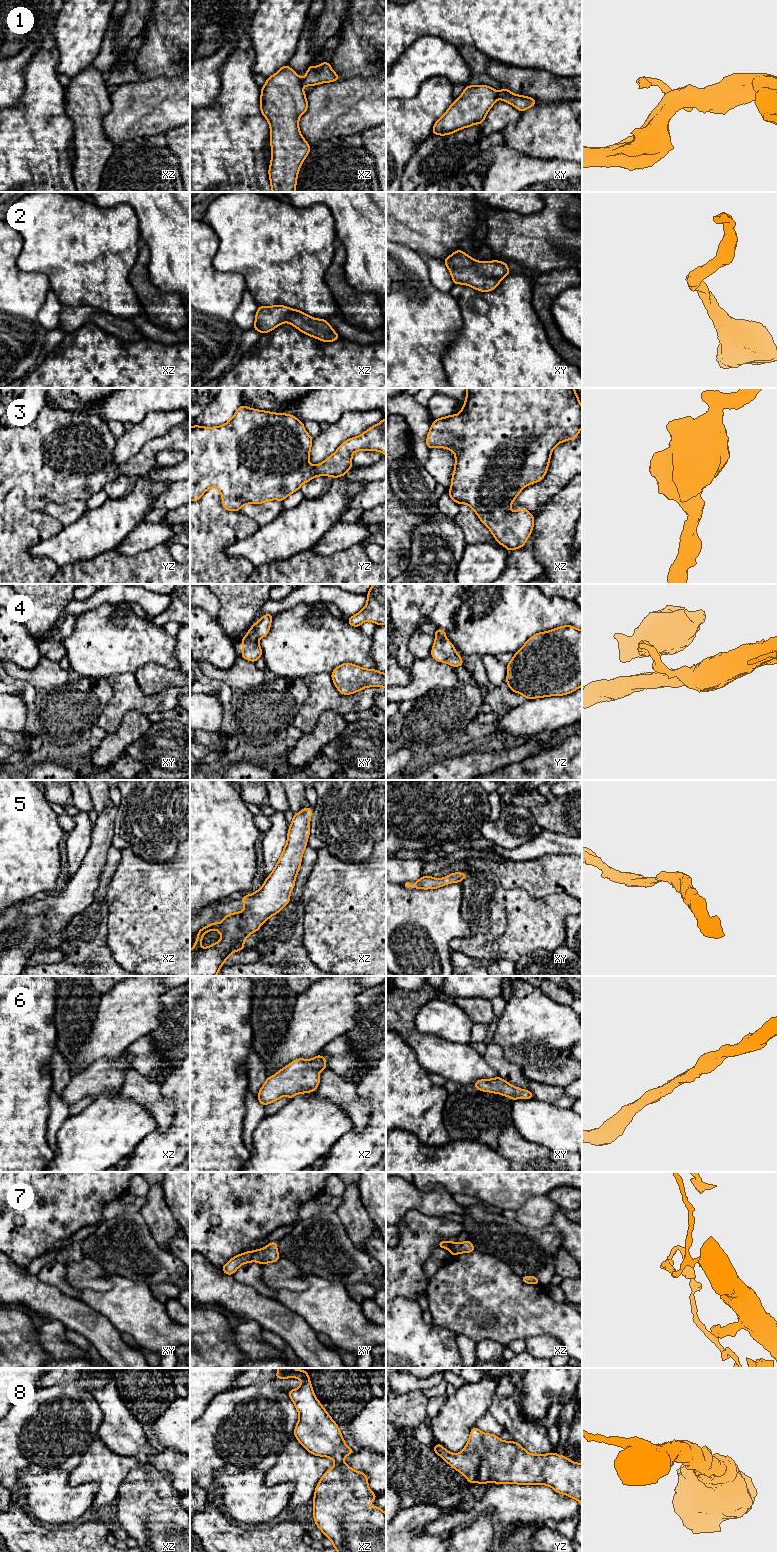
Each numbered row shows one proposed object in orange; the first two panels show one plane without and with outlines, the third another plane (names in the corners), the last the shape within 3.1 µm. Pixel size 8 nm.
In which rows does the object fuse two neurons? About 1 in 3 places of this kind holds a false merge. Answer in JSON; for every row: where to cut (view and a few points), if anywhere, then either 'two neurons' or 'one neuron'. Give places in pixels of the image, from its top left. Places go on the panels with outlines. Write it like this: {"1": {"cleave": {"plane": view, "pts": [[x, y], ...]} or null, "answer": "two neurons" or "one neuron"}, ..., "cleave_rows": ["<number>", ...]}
{"1": {"cleave": {"plane": "xz", "pts": [[301, 79], [302, 85]]}, "answer": "two neurons"}, "2": {"cleave": null, "answer": "one neuron"}, "3": {"cleave": null, "answer": "one neuron"}, "4": {"cleave": null, "answer": "one neuron"}, "5": {"cleave": null, "answer": "one neuron"}, "6": {"cleave": null, "answer": "one neuron"}, "7": {"cleave": {"plane": "xy", "pts": [[253, 1251], [251, 1261]]}, "answer": "two neurons"}, "8": {"cleave": null, "answer": "one neuron"}, "cleave_rows": ["1", "7"]}

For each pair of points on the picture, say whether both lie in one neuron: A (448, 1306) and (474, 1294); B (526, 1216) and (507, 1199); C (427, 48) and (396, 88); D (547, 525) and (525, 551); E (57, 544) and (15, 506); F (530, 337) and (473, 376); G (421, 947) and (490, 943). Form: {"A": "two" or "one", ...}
{"A": "one", "B": "two", "C": "one", "D": "two", "E": "two", "F": "one", "G": "two"}

